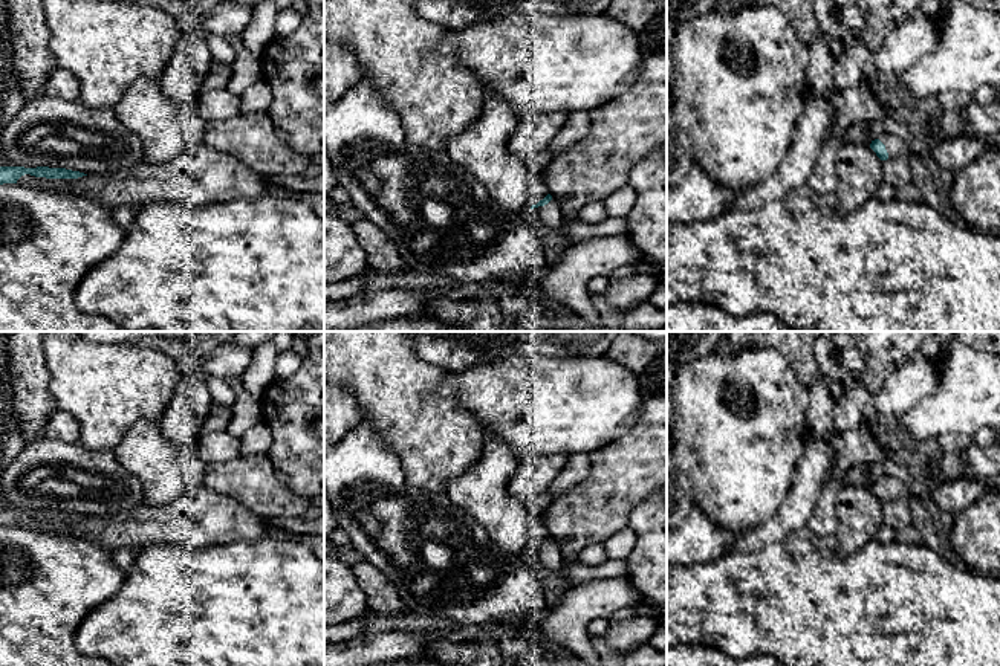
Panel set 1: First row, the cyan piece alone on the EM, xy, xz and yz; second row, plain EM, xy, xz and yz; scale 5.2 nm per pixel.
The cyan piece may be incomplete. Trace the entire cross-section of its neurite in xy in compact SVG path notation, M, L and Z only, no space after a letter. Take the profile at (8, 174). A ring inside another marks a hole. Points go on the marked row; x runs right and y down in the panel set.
M0 166L0 185L17 183L17 180L24 174L31 174L31 176L35 176L35 177L46 177L46 179L78 179L78 177L87 176L84 173L72 171L72 170L66 170L66 168Z

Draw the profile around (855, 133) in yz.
M859 122L847 127L847 130L841 136L841 141L843 141L843 144L853 142L853 144L869 145L867 139L865 139L864 125Z

